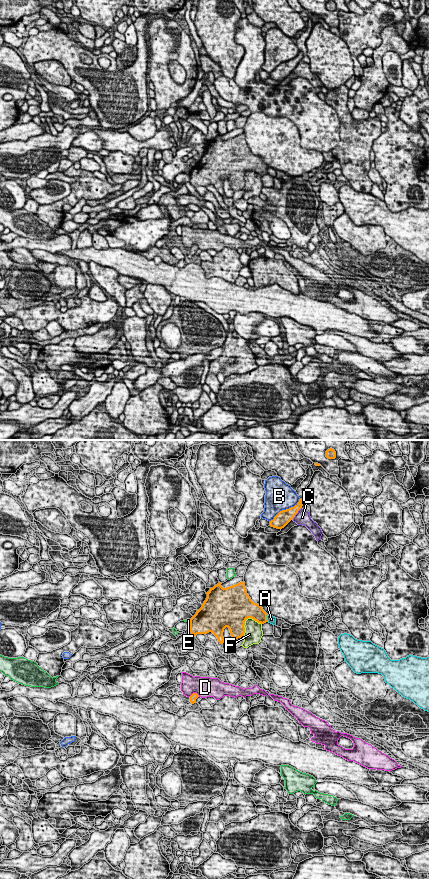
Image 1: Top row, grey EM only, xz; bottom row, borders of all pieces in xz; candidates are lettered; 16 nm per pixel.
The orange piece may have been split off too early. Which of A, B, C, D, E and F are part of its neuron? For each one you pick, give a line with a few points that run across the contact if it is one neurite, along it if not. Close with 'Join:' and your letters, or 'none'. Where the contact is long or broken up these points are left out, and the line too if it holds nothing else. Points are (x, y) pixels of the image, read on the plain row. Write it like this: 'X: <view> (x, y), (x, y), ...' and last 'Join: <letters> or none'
Join: none

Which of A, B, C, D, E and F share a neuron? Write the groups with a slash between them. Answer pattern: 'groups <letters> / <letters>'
groups A / B / C / D / E / F

